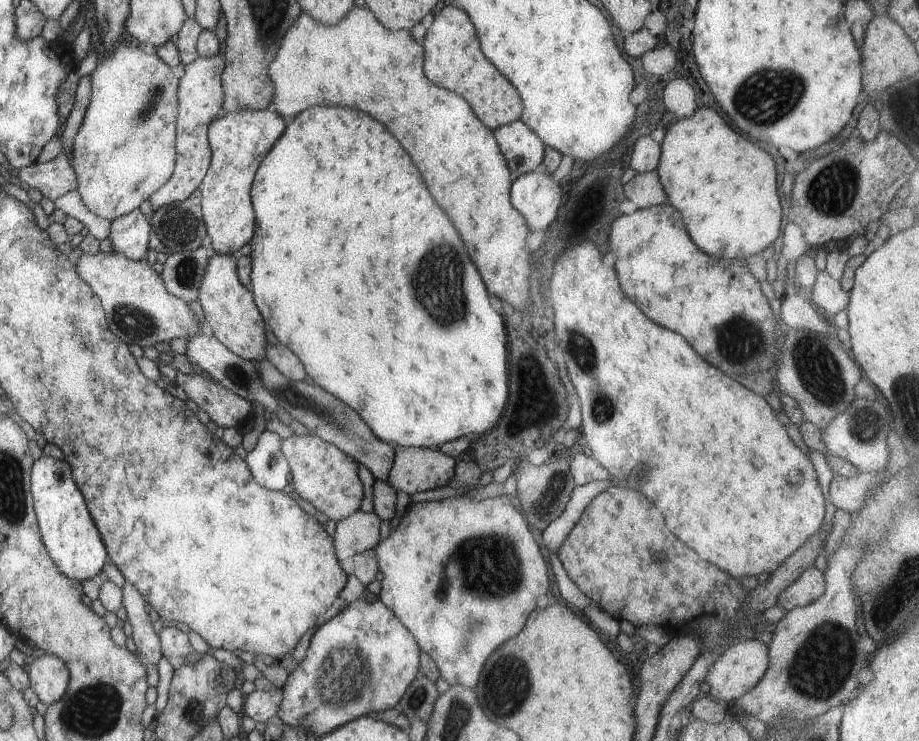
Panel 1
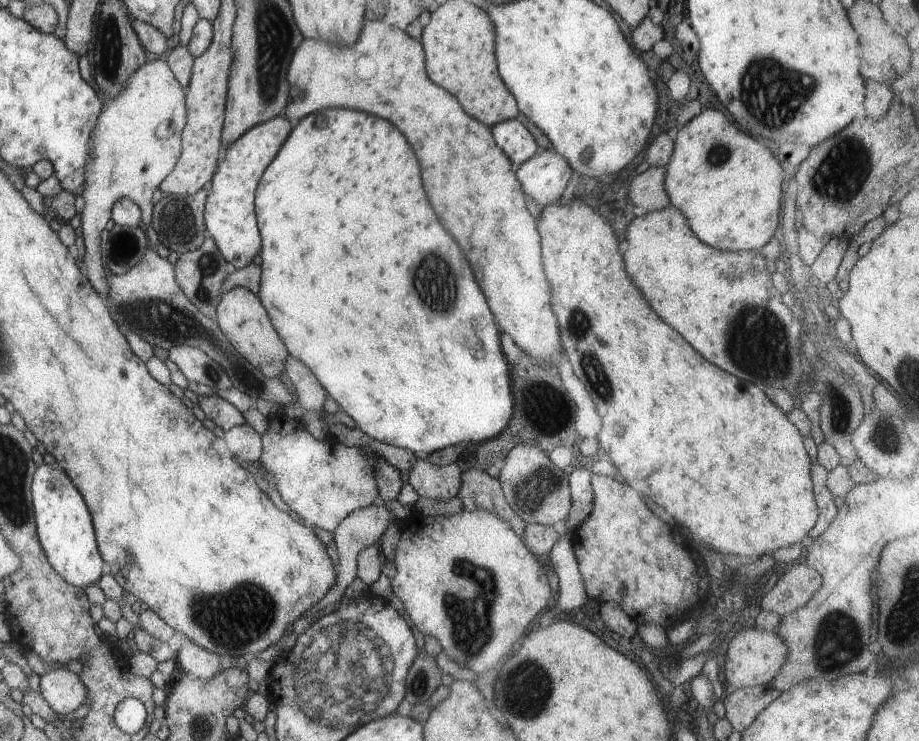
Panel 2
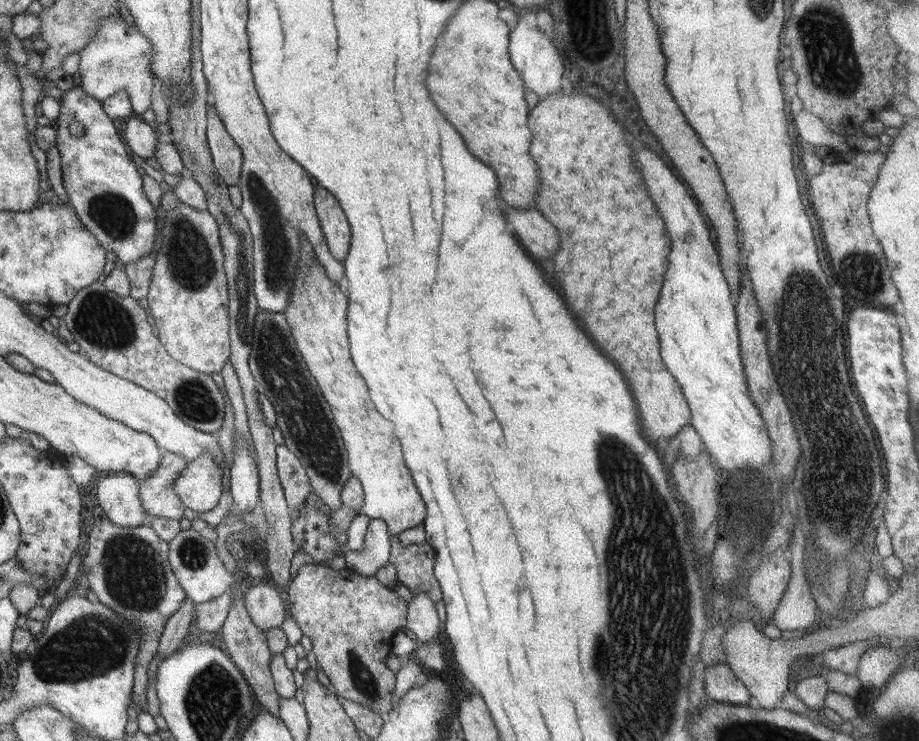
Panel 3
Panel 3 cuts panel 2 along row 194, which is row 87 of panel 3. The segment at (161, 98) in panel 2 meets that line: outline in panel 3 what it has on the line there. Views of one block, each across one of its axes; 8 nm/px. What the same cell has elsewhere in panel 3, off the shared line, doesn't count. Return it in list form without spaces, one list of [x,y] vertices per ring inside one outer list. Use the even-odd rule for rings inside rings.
[[[122,18],[101,19],[97,23],[97,31],[83,49],[78,52],[80,88],[95,100],[102,102],[115,92],[125,92],[129,97],[132,111],[141,115],[149,108],[149,98],[153,87],[151,79],[151,45],[149,41],[137,31],[135,26],[128,26]]]

